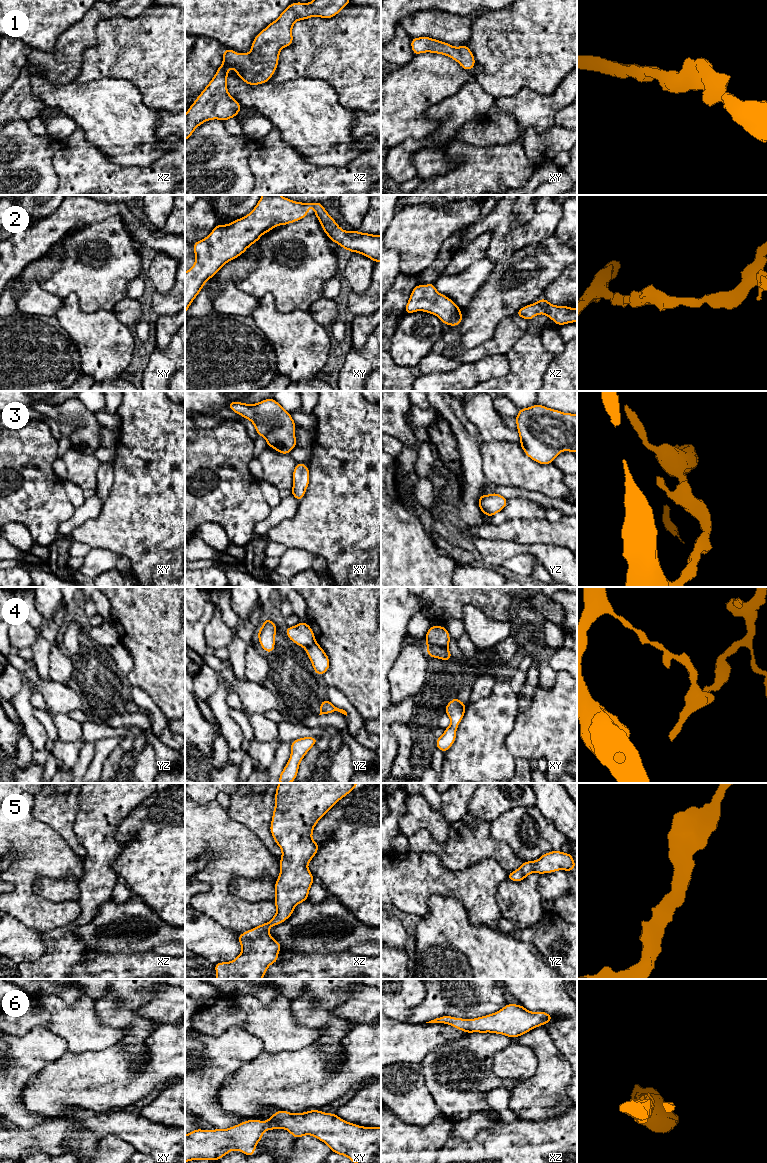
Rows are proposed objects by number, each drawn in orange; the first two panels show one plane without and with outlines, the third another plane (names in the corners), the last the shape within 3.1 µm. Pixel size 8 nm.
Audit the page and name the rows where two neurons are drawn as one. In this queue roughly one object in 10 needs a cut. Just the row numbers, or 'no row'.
4

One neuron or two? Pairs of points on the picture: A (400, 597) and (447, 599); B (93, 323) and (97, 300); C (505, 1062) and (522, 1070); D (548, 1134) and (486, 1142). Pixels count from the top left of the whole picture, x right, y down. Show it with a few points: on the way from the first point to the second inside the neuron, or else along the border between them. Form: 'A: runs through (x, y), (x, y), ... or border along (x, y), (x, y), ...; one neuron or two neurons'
A: border along (419, 597), (421, 599), (420, 611); two neurons
B: border along (77, 296), (79, 307), (83, 311), (111, 311); two neurons
C: runs through (509, 1062), (514, 1062), (518, 1066); one neuron
D: runs through (533, 1141), (501, 1142); one neuron

